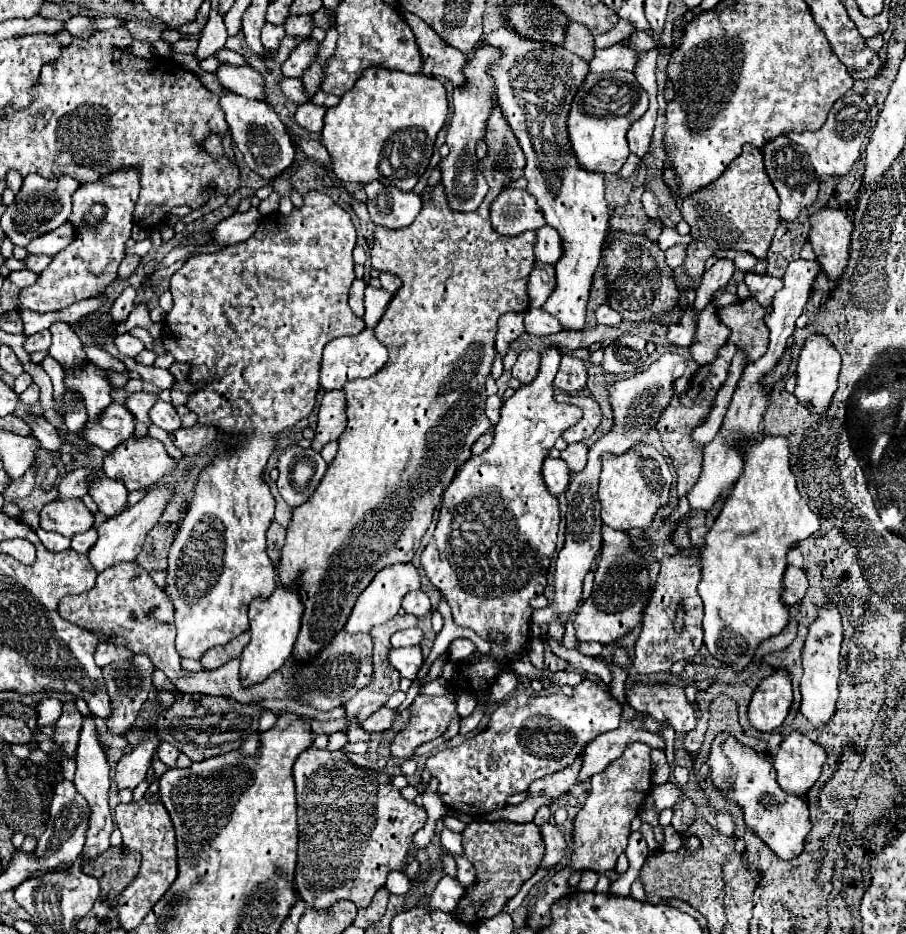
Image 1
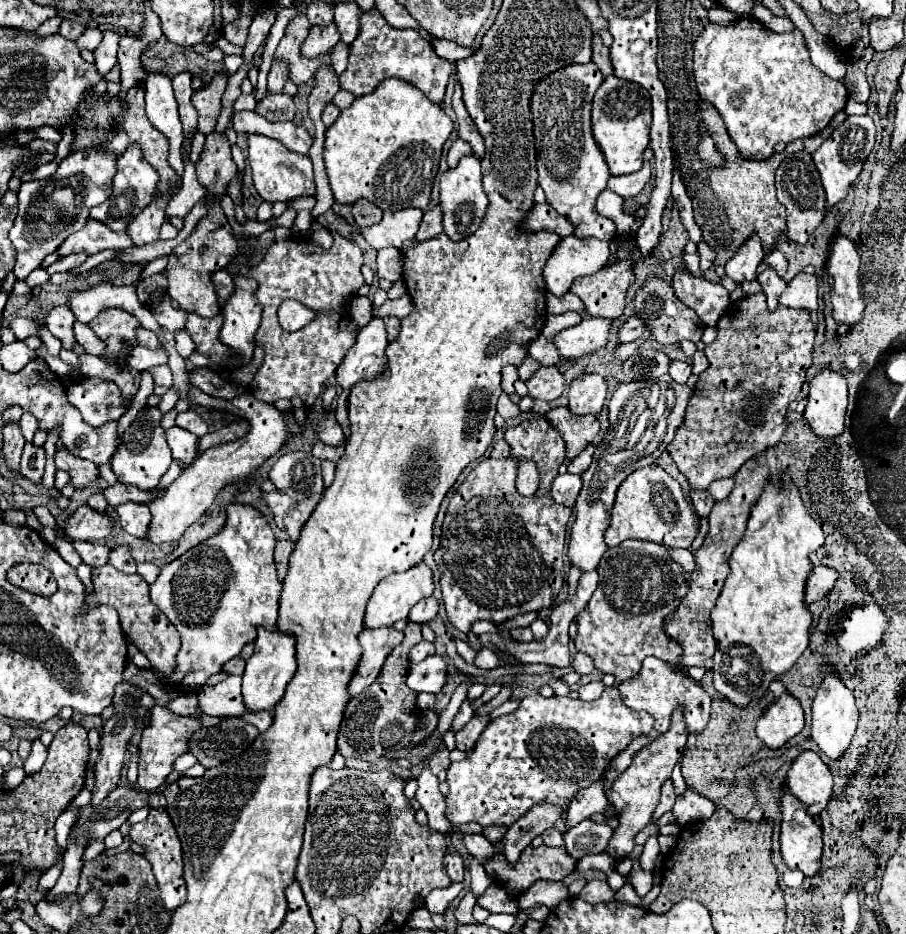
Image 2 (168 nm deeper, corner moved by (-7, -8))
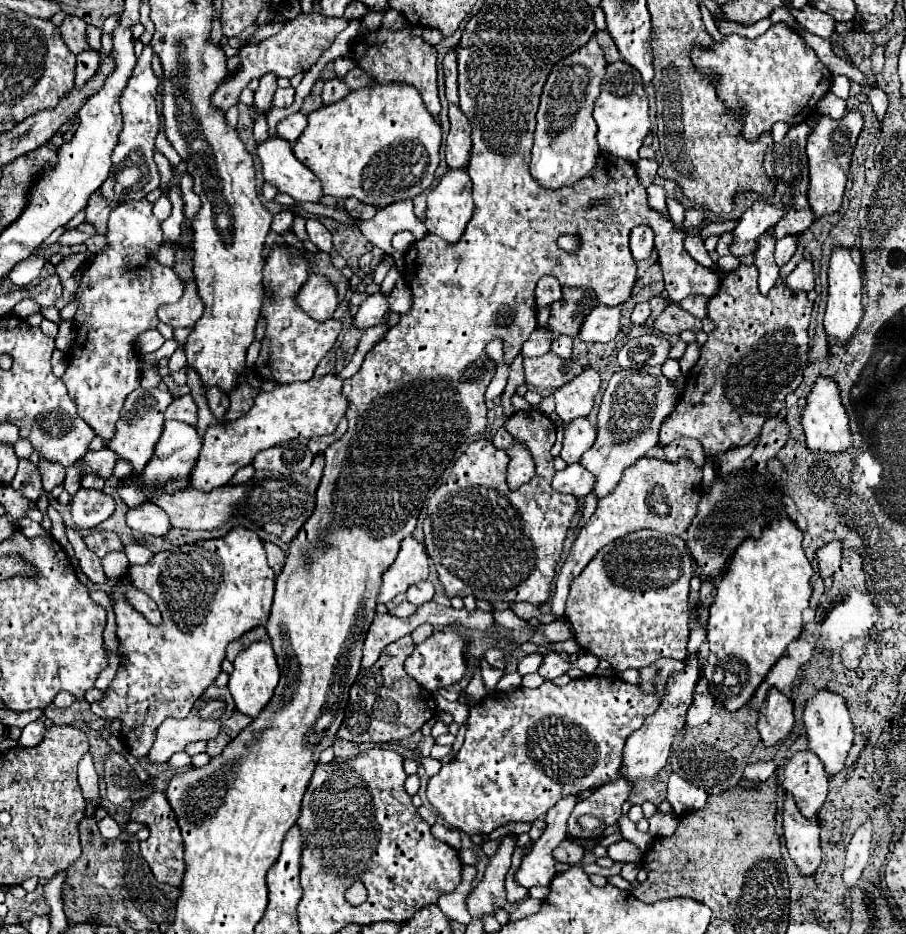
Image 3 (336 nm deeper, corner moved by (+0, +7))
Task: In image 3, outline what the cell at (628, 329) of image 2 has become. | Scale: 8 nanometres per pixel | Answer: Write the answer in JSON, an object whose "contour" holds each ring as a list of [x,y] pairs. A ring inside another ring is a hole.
{"contour":[[[639,303],[639,305],[633,309],[633,313],[631,313],[631,321],[633,321],[635,325],[643,325],[643,323],[649,319],[649,315],[651,315],[649,303]]]}

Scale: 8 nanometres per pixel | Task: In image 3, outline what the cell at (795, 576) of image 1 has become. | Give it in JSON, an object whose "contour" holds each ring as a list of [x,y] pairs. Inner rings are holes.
{"contour":[[[831,541],[827,545],[823,545],[817,551],[817,563],[819,563],[819,573],[823,579],[831,577],[839,565],[841,565],[841,551],[843,551],[843,543],[841,541]]]}

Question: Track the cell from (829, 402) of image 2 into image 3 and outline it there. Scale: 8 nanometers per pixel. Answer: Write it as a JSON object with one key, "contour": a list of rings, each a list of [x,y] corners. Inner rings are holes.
{"contour":[[[819,377],[815,387],[807,397],[807,407],[803,409],[803,431],[807,437],[809,451],[825,451],[825,453],[843,453],[851,447],[851,431],[849,431],[849,417],[839,397],[837,383],[833,379]]]}

